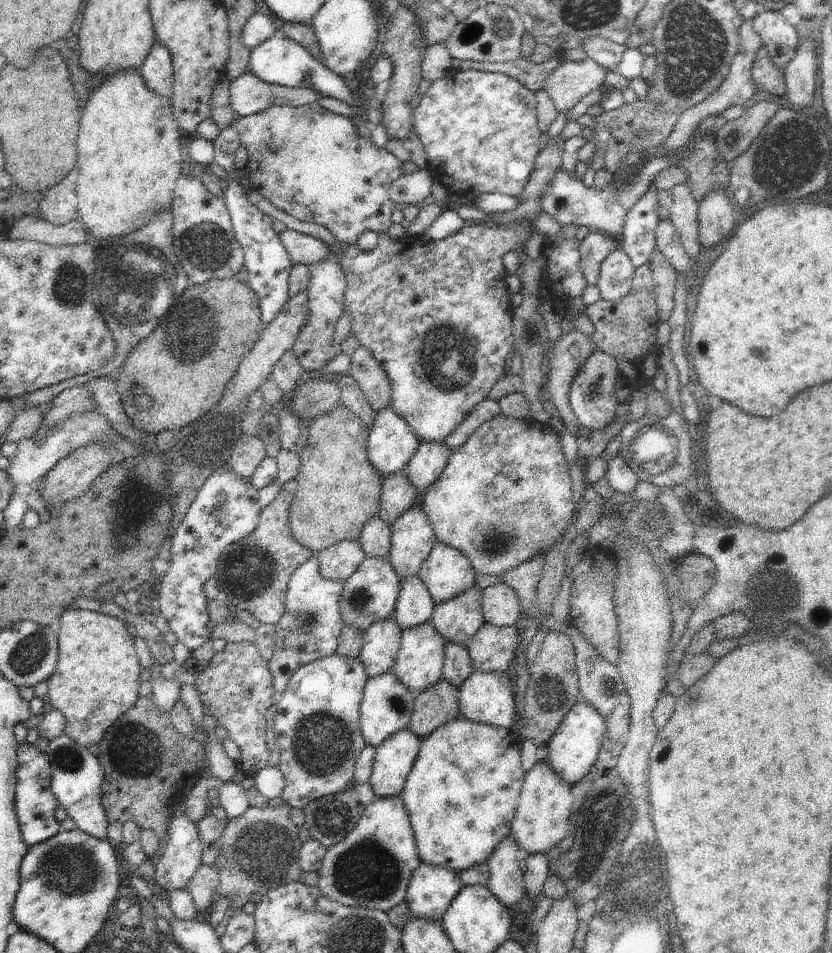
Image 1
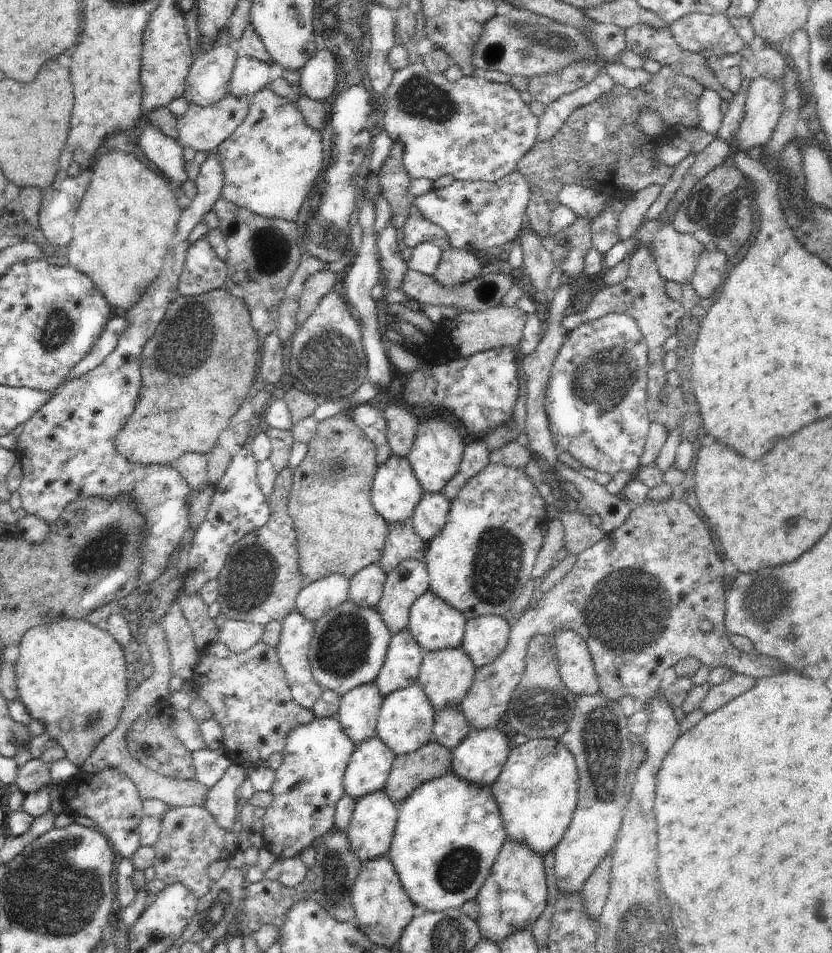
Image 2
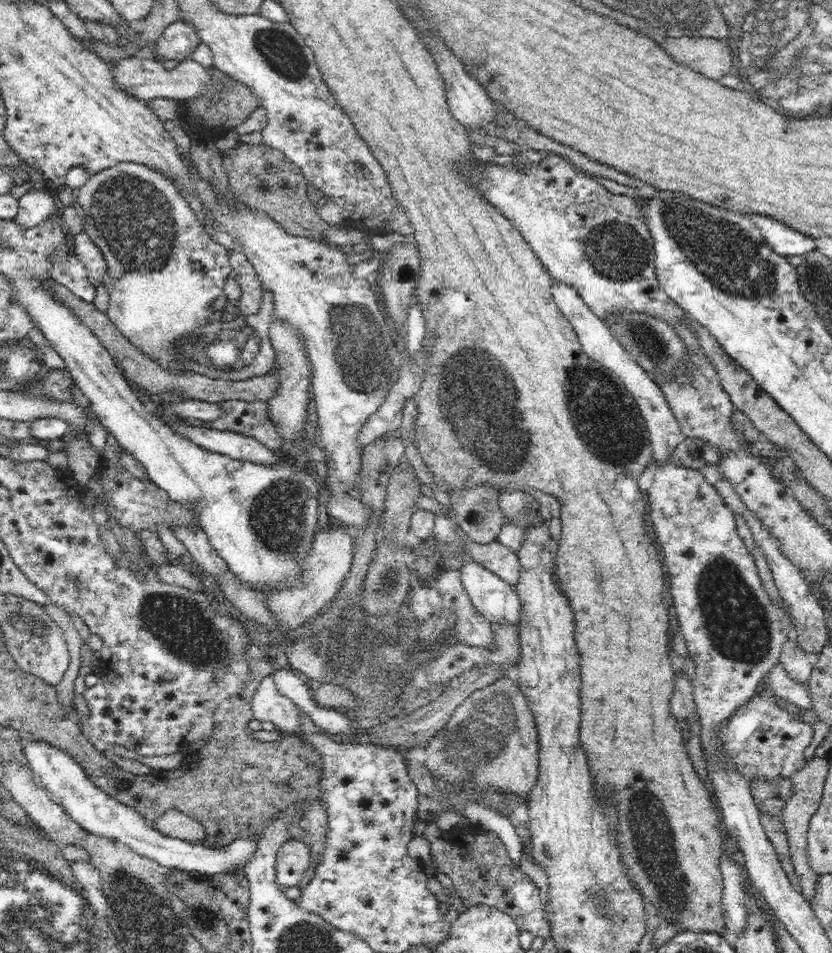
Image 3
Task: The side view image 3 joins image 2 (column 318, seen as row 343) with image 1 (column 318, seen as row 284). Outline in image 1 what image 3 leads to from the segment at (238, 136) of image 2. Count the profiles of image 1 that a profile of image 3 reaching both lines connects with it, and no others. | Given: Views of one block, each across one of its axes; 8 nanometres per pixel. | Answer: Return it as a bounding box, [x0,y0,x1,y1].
[235,101,404,245]

